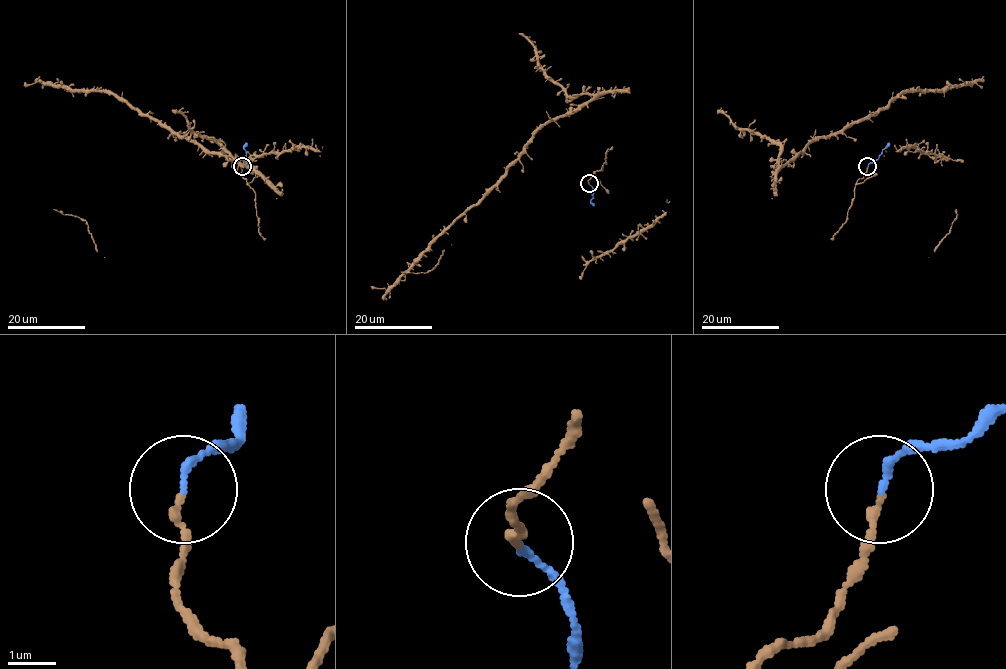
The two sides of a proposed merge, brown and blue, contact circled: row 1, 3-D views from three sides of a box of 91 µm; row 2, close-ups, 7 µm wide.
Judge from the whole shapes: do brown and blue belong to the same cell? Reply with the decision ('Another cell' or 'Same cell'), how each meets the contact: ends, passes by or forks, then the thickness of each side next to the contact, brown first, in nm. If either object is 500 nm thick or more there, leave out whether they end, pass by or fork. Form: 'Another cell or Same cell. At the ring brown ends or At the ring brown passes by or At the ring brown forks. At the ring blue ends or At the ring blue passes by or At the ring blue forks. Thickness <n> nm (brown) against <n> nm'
Same cell. At the ring brown ends. At the ring blue ends. Thickness 160 nm (brown) against 150 nm

